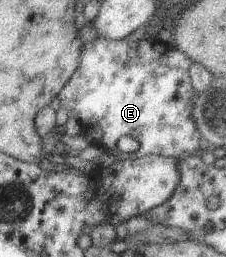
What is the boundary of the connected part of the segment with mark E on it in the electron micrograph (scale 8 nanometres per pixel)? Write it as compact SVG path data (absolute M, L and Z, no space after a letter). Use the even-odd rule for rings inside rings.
M95 38L89 42L82 43L82 47L80 47L80 57L78 57L78 67L76 67L70 79L68 79L58 93L60 99L59 105L68 111L68 117L74 117L74 119L76 119L80 125L81 134L85 135L91 144L99 146L105 150L106 153L117 157L119 160L140 159L140 157L150 154L168 156L175 160L192 157L193 155L198 156L200 153L198 141L200 141L201 137L192 119L193 99L190 101L192 89L190 89L190 79L188 79L188 65L190 65L190 61L188 61L188 57L186 57L184 53L180 53L180 51L176 51L176 49L170 49L170 47L166 47L164 43L158 40L149 38L147 40L136 41L127 41L126 39L106 41L106 39ZM122 135L128 135L137 141L139 145L138 149L127 153L118 151L116 149L116 141L118 141Z

